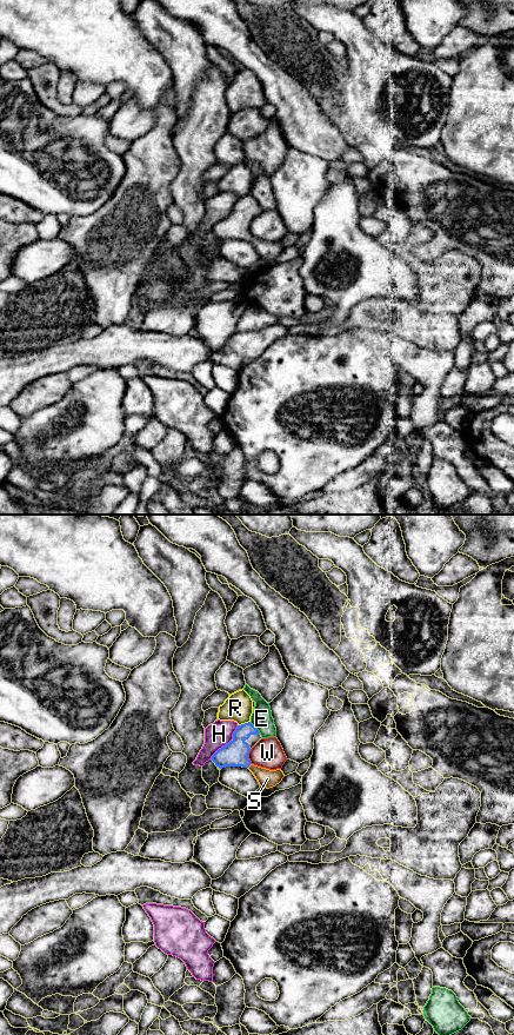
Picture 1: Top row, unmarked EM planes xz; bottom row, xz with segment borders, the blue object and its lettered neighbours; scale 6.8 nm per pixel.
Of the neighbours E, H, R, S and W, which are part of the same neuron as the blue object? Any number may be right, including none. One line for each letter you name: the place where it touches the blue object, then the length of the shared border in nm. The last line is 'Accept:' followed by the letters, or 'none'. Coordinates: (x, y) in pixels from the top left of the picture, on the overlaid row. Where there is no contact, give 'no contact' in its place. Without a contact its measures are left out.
S: contact xz (248, 765); length 40 nm
Accept: S

